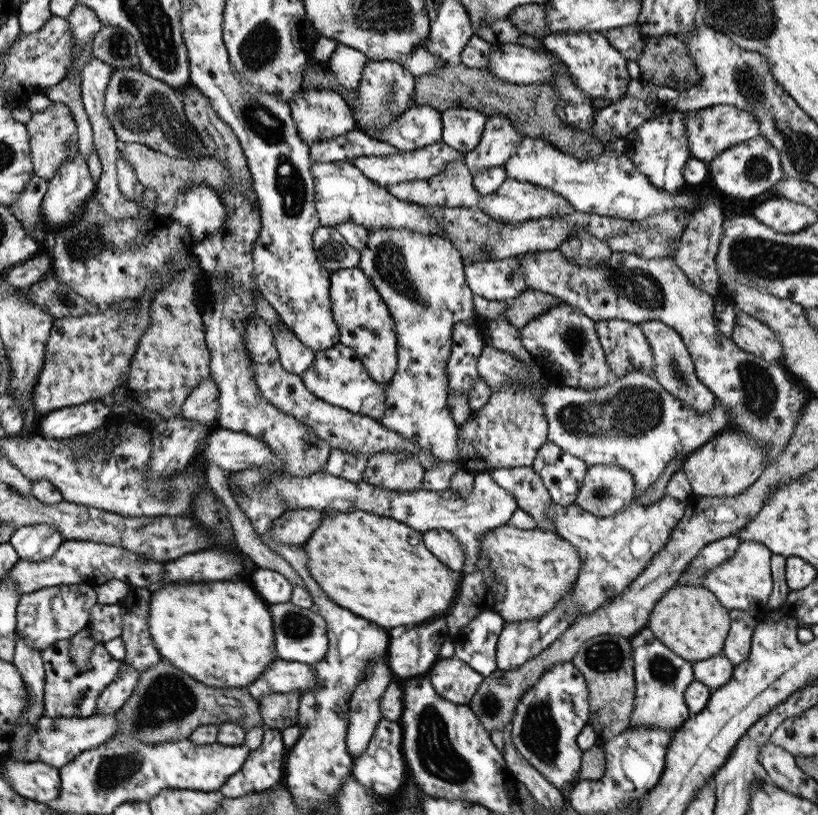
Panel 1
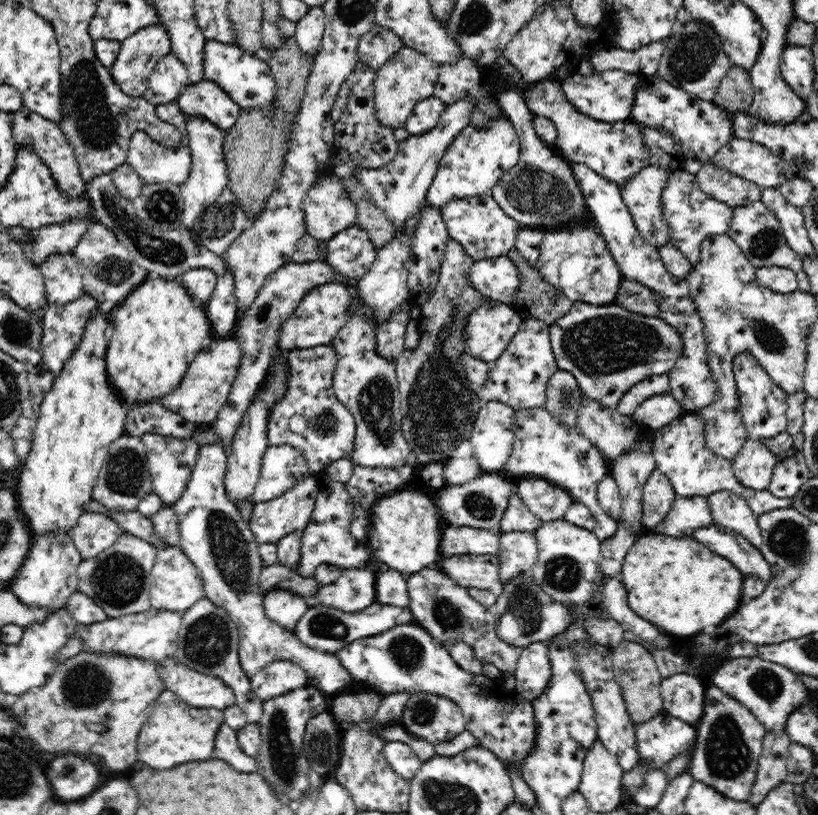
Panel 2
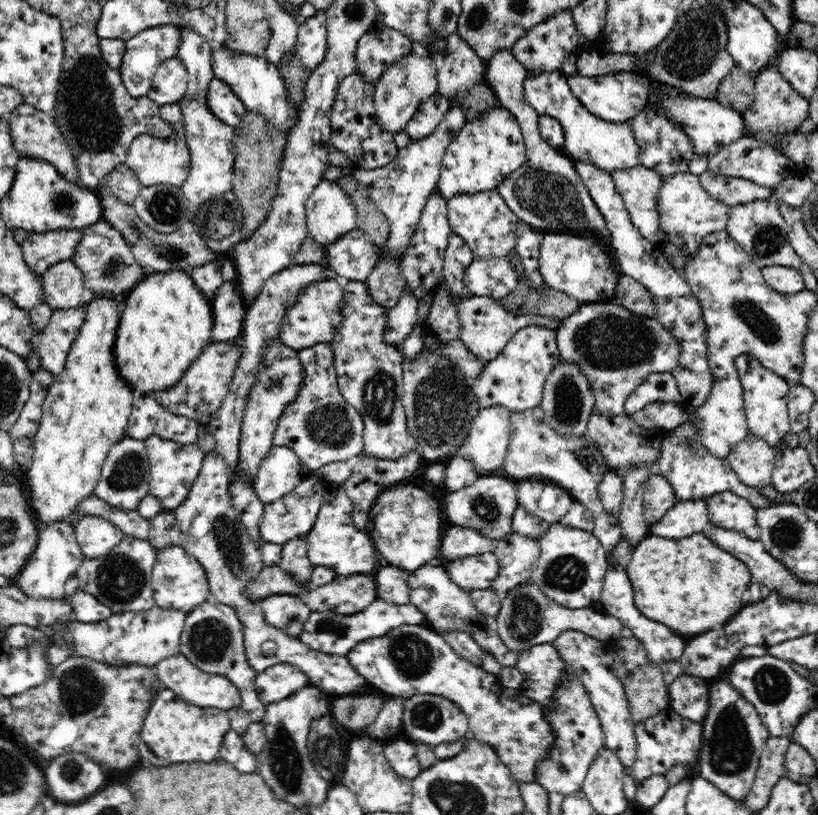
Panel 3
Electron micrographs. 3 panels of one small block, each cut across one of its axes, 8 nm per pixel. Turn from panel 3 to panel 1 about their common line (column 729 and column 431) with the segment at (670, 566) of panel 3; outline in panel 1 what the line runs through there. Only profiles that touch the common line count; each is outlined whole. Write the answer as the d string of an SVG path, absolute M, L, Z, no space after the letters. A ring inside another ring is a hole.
M361 510L335 511L333 516L327 515L301 547L305 549L309 559L309 575L315 579L315 583L329 600L383 628L417 626L437 616L443 616L453 604L459 588L459 578L451 578L449 567L443 565L425 548L422 533L401 522Z

